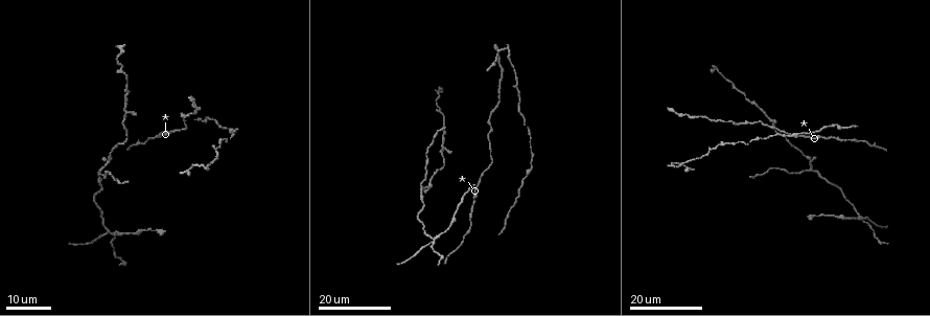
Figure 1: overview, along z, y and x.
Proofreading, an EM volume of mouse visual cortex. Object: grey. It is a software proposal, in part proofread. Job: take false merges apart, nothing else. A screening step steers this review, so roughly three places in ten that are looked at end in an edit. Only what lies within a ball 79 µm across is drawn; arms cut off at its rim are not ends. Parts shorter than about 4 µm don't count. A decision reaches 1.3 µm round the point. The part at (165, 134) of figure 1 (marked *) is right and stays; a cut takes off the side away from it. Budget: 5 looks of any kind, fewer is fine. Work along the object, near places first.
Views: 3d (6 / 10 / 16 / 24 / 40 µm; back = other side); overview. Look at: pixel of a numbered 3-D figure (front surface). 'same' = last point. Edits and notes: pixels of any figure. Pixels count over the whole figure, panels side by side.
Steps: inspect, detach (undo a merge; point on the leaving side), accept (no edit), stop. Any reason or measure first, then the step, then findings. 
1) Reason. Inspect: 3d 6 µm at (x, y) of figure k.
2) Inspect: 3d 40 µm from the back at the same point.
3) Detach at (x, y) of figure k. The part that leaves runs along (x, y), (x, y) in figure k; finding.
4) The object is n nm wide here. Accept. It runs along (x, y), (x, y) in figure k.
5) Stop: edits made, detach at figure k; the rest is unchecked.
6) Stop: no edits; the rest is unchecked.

Four arms meet. Inspect: 3d 24 µm at (863, 220) of figure 1.

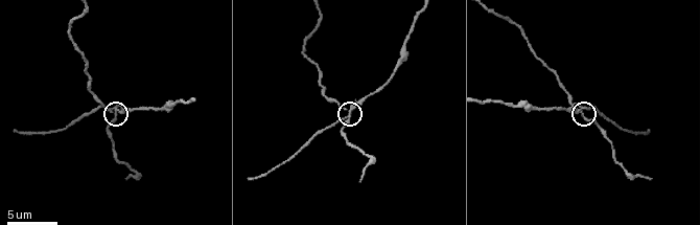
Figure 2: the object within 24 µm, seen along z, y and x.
Inspect: 3d 6 µm at (350, 112) of figure 2.

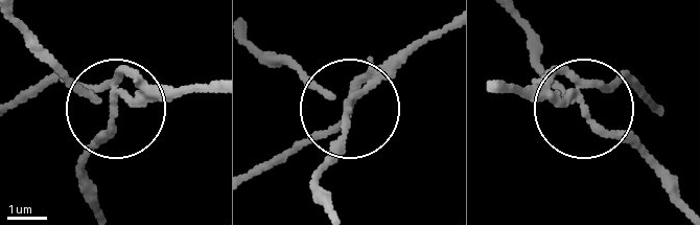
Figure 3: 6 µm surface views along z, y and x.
4 arms meet here. Detach at (156, 86) of figure 3. The part that leaves runs along (117, 84), (213, 93) in figure 3; two neurons meet here.

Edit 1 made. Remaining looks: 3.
Inspect: overview.

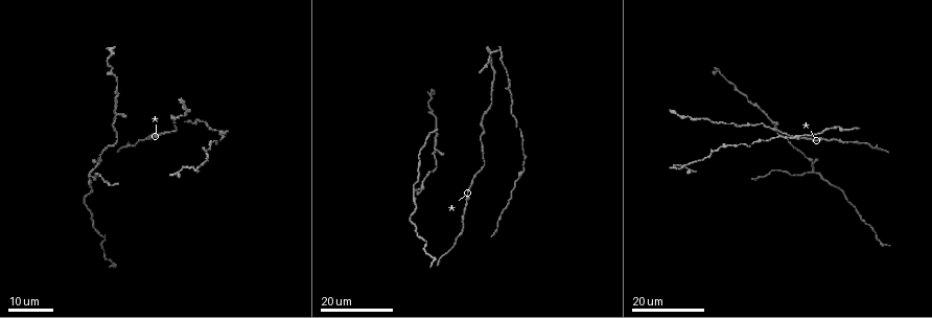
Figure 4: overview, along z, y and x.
A fork. Inspect: 3d 24 µm at (814, 171) of figure 4.

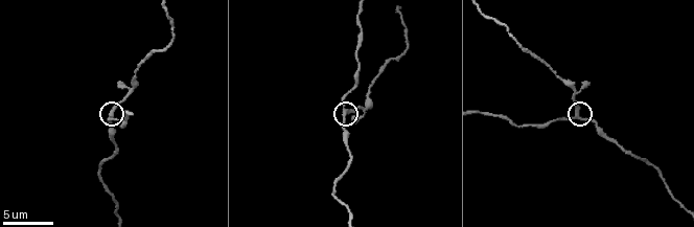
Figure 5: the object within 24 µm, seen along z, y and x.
Inspect: 3d 10 µm at (575, 116) of figure 5.

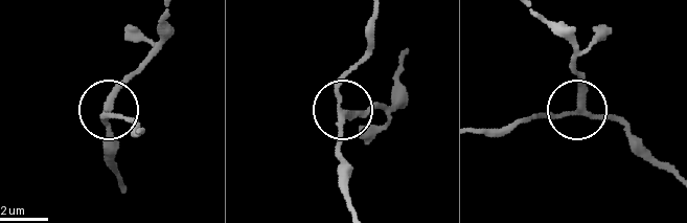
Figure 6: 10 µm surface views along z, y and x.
The object is 220 nm wide here. Detach at (128, 82) of figure 6. The part that leaves runs along (109, 108), (114, 92), (160, 38), (164, 14) in figure 6; a second neuron is stuck on.

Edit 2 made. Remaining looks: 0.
Stop: edits made, detach at figure 3, detach at figure 6; the rest is unchecked.

